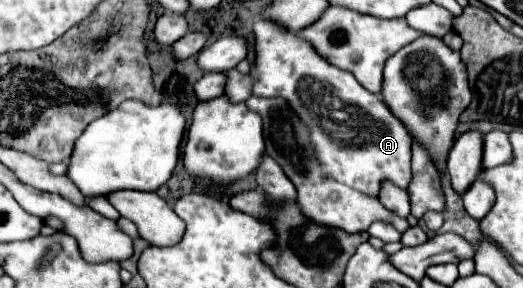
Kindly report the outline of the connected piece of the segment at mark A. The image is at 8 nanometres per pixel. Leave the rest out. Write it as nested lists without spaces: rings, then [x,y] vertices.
[[[257,20],[253,26],[255,34],[255,60],[251,66],[253,76],[253,96],[257,98],[285,98],[289,108],[297,114],[297,118],[309,128],[309,140],[315,150],[315,158],[319,160],[323,174],[337,182],[351,186],[353,190],[365,196],[379,196],[381,184],[385,180],[393,182],[399,188],[407,188],[411,178],[411,136],[405,126],[391,114],[391,110],[381,102],[381,98],[369,90],[365,90],[353,74],[343,72],[329,62],[321,60],[321,56],[309,46],[309,42],[295,36],[295,32],[287,32],[269,20]]]

